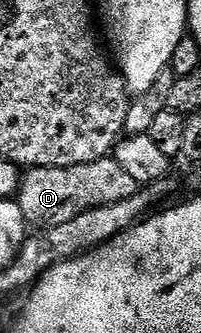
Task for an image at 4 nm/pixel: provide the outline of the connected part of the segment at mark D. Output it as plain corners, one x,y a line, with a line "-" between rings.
106,156
94,163
82,163
78,167
46,167
45,169
28,169
21,176
18,204
25,222
33,230
45,229
46,227
59,227
61,223
67,223
82,215
82,211
90,211
94,207
106,207
108,203
119,203
122,199
130,199
137,191
137,183
123,167
111,156

